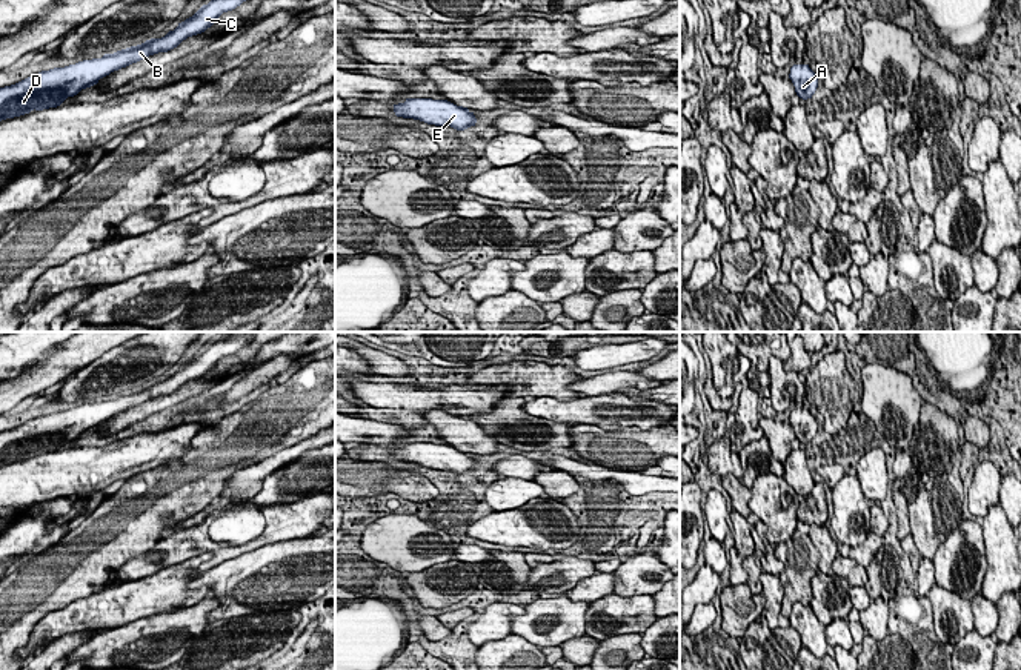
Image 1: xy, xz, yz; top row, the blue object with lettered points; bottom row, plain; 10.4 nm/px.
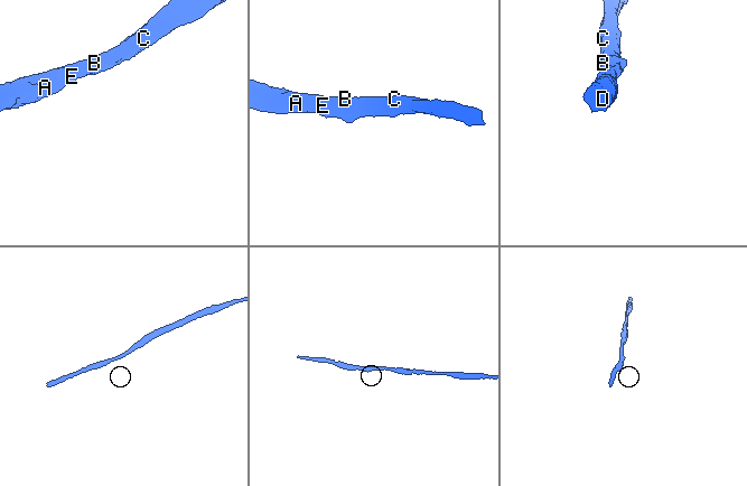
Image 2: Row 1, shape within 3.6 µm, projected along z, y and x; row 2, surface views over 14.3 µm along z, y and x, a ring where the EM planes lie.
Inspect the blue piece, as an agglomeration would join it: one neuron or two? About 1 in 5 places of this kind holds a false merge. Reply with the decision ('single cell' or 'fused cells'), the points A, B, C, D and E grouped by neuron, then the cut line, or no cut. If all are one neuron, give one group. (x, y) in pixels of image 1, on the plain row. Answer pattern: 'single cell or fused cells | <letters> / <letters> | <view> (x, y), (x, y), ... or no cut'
single cell | A B C D E | no cut

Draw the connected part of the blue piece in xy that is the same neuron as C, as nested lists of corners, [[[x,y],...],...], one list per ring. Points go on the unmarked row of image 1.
[[[244,332],[238,337],[228,337],[203,349],[192,361],[178,367],[161,383],[151,383],[141,389],[131,390],[101,403],[83,404],[65,412],[54,412],[34,418],[15,429],[0,432],[0,466],[20,461],[31,455],[43,455],[60,450],[68,441],[77,439],[81,433],[91,432],[100,423],[114,415],[137,407],[149,400],[168,396],[177,392],[188,381],[205,376],[217,363],[249,344],[252,335]]]

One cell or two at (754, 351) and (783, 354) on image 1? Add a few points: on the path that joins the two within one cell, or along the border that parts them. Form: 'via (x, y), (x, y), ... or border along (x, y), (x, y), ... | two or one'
via (761, 349), (775, 349) | one

